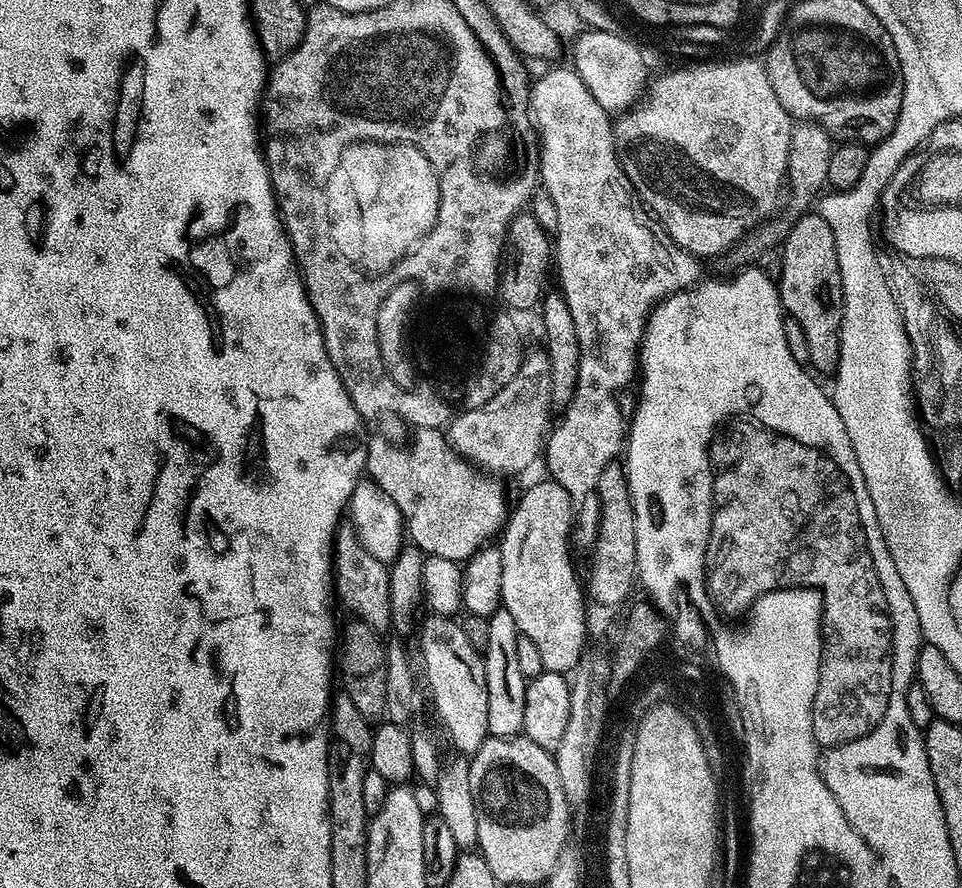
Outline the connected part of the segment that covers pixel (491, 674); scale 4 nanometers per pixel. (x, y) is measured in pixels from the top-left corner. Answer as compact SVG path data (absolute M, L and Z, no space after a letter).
M503 606L497 608L496 613L487 617L488 641L482 649L484 669L486 670L486 694L490 707L488 707L489 736L519 736L524 730L524 715L526 706L526 690L528 685L522 670L518 666L518 639L520 632L516 629L514 617L510 610Z

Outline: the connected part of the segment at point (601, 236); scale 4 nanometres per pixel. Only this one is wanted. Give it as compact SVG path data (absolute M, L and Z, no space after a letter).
M565 66L565 68L552 68L549 72L544 72L540 77L535 77L534 83L530 88L530 115L532 117L532 123L534 125L534 131L538 137L538 159L540 161L540 174L539 179L542 181L542 188L545 188L548 191L548 196L552 199L552 208L556 211L556 232L554 228L554 272L560 275L560 284L558 284L559 289L564 293L564 297L566 298L566 304L570 306L570 314L574 317L574 330L578 330L578 346L580 347L580 365L578 366L578 386L574 390L574 394L570 398L570 402L568 404L563 405L562 412L564 412L564 417L561 418L560 421L553 423L551 425L550 431L546 437L546 443L543 445L543 458L545 462L548 464L549 474L551 479L554 479L558 482L558 486L562 486L562 490L566 490L566 494L570 494L570 498L573 502L580 502L580 500L584 500L587 496L591 497L593 493L596 491L596 487L598 486L598 478L602 478L602 470L606 470L606 466L610 463L613 463L621 455L622 449L626 444L626 422L622 418L622 414L618 410L618 402L616 401L616 396L619 394L623 388L629 387L633 381L637 379L638 376L638 353L640 350L640 344L644 340L644 328L648 324L648 315L652 313L652 309L656 307L660 301L666 299L668 296L672 296L675 292L680 292L683 288L690 288L694 284L701 283L702 275L700 276L700 264L701 261L697 259L697 257L692 256L686 250L682 250L675 242L666 235L664 232L663 226L658 223L653 217L650 215L647 208L644 207L641 199L637 196L635 190L632 188L632 183L630 182L630 178L626 178L626 174L622 170L622 166L620 165L620 160L616 157L616 147L614 146L614 134L612 133L612 125L613 121L610 119L610 114L606 110L602 110L602 106L598 106L598 102L594 99L594 94L590 94L590 90L586 90L586 82L582 82L582 78L579 74L574 71L571 67Z

